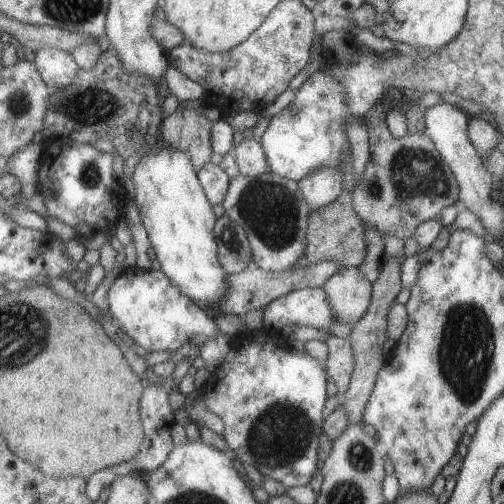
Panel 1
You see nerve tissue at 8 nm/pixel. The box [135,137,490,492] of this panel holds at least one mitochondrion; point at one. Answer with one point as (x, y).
(414, 172)

